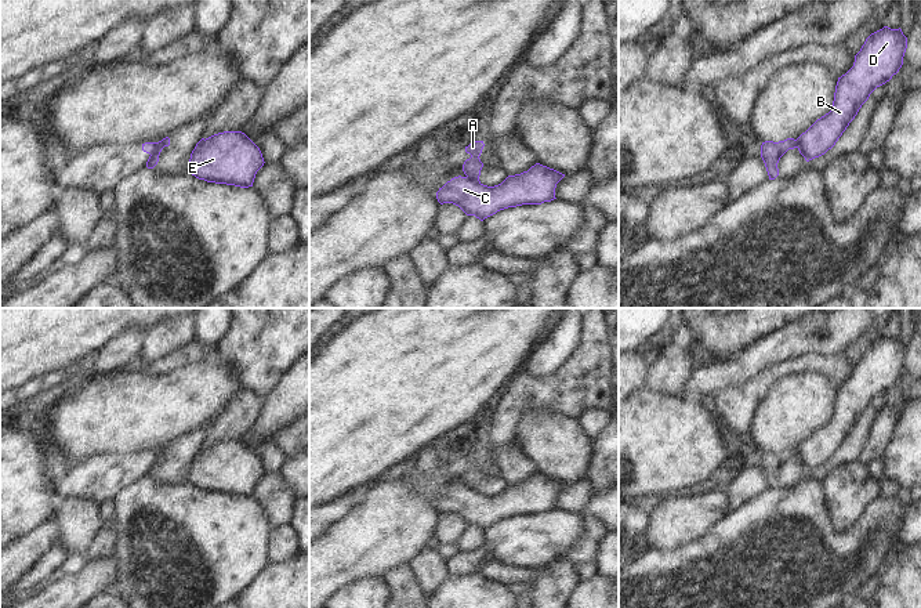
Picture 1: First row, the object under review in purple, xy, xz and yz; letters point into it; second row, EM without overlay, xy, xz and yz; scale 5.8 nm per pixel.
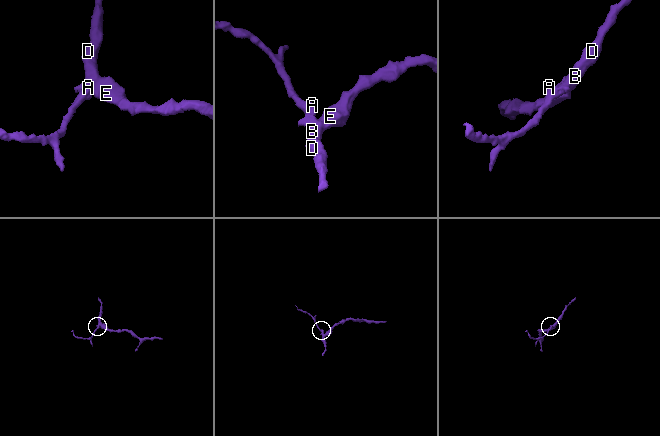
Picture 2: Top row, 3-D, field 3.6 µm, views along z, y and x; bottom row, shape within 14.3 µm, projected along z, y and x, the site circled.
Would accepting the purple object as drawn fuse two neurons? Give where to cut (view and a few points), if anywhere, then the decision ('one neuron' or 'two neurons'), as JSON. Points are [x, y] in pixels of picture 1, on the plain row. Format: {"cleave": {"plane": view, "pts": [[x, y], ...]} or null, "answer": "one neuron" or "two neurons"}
{"cleave": {"plane": "xz", "pts": [[467, 485], [478, 488]]}, "answer": "two neurons"}

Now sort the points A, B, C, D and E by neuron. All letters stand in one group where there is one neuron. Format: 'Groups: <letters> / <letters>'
Groups: A / B C D E.

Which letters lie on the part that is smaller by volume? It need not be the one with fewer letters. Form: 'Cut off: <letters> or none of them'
Cut off: A.

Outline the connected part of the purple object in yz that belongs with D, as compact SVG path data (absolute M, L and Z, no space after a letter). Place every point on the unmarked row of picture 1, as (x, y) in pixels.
M884 336L866 348L853 376L838 387L831 420L797 448L806 471L835 455L870 403L899 381L906 358L907 347L900 337Z

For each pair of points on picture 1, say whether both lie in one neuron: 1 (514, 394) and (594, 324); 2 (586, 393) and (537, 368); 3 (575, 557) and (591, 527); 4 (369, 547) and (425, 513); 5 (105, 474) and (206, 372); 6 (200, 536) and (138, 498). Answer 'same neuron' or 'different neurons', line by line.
1: same neuron
2: different neurons
3: same neuron
4: same neuron
5: different neurons
6: same neuron

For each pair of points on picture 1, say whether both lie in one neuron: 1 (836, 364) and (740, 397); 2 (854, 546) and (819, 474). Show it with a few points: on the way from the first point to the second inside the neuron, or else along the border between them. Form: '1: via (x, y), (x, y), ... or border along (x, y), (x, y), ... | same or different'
1: via (812, 364), (800, 364), (780, 369), (764, 380) | same
2: border along (808, 474), (815, 480), (823, 481) | different

